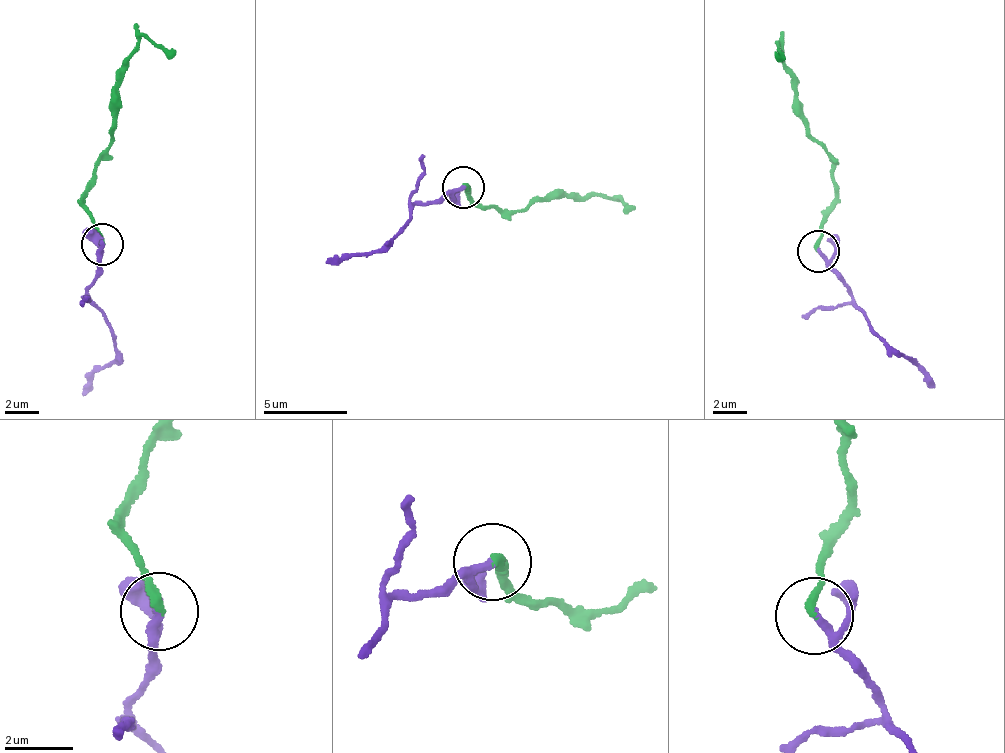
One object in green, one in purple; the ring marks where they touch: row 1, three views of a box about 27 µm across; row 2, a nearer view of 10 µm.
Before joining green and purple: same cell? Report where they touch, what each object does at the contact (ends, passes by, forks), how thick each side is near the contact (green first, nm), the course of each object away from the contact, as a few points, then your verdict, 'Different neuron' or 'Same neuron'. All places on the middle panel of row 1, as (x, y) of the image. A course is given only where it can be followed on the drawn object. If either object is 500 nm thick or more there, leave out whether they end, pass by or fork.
Place: (463, 187). At the ring green ends. At the ring purple passes by. Thickness 240 nm (green) against 180 nm. Course of green: (463, 185), (471, 193), (469, 203), (502, 212), (536, 200), (594, 195), (624, 199), (633, 208). Course of purple: (463, 185), (413, 203), (398, 238), (375, 254), (324, 261). Same neuron

